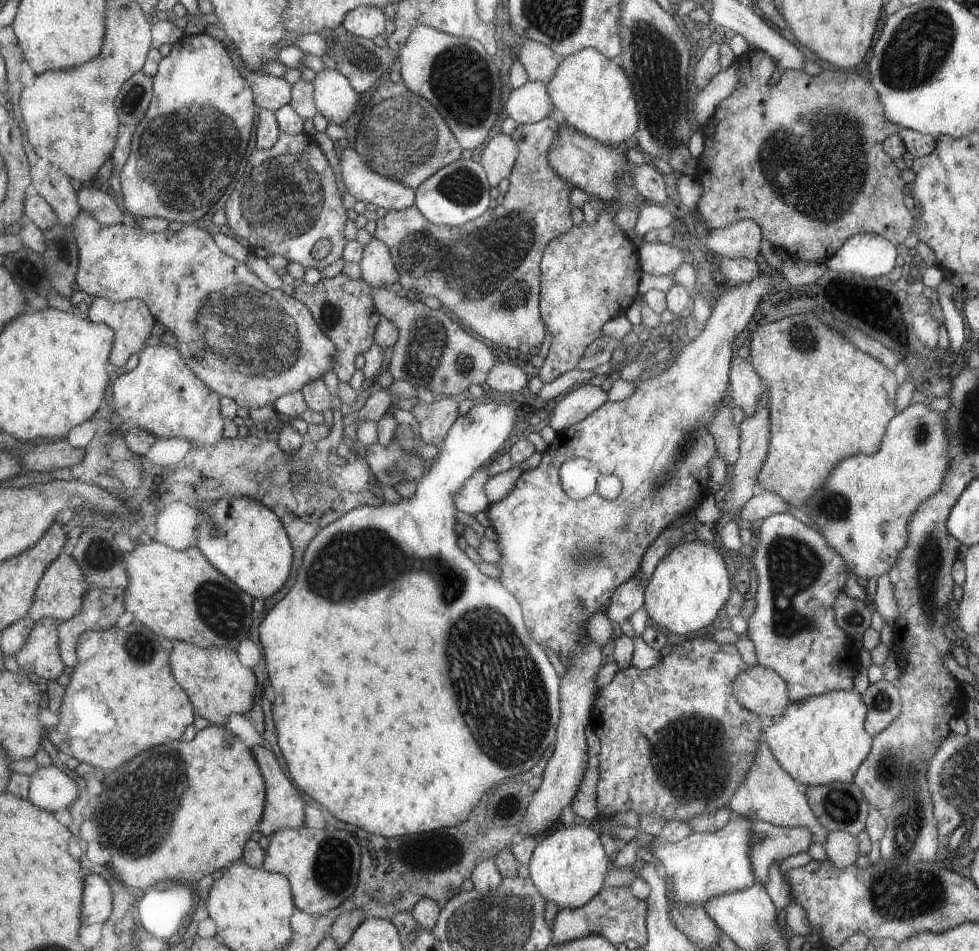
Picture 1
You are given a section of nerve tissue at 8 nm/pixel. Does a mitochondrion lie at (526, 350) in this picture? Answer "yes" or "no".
no

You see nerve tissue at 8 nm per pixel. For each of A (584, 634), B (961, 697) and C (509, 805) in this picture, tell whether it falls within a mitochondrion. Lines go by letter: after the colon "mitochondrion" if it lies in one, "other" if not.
A: other
B: other
C: other

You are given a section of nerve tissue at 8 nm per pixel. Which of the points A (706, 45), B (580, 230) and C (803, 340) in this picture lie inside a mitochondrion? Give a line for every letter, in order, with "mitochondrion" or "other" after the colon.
A: other
B: other
C: mitochondrion

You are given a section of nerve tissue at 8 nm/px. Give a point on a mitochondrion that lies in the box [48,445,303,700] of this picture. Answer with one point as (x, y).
(218, 604)

